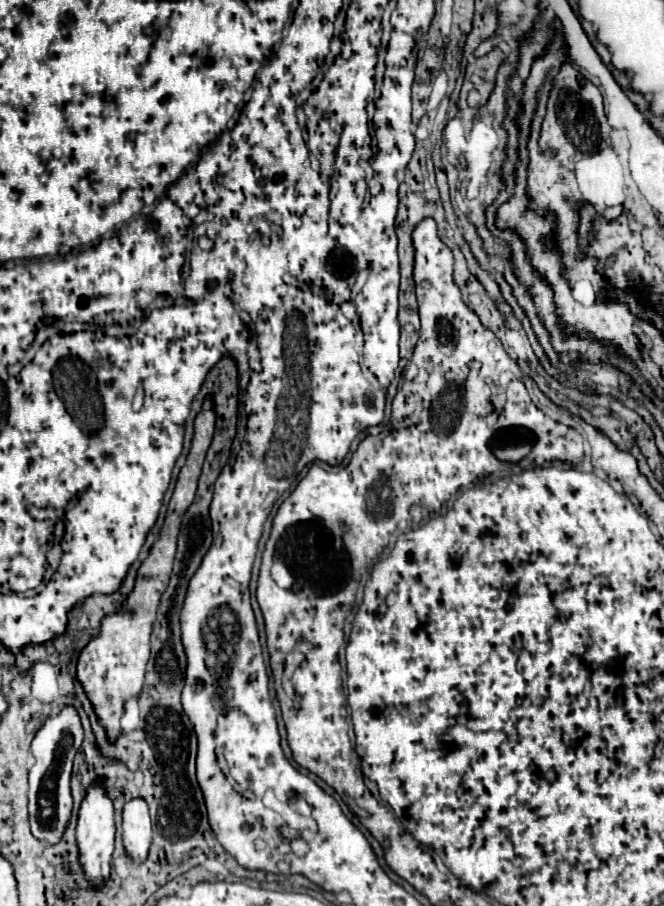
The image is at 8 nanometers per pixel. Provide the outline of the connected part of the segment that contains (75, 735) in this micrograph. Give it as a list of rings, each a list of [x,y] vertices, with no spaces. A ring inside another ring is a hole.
[[[64,707],[56,717],[48,717],[44,727],[36,733],[32,741],[32,753],[36,757],[34,767],[30,769],[30,789],[28,789],[28,819],[30,831],[38,841],[56,845],[64,835],[64,829],[72,815],[72,797],[70,797],[70,777],[72,777],[72,759],[80,749],[84,739],[80,719],[74,707]]]

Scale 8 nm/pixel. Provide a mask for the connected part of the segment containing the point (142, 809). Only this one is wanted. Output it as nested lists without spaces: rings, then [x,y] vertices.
[[[140,797],[124,805],[122,841],[124,841],[124,851],[132,861],[136,863],[146,861],[152,843],[152,823],[148,815],[148,805]]]

